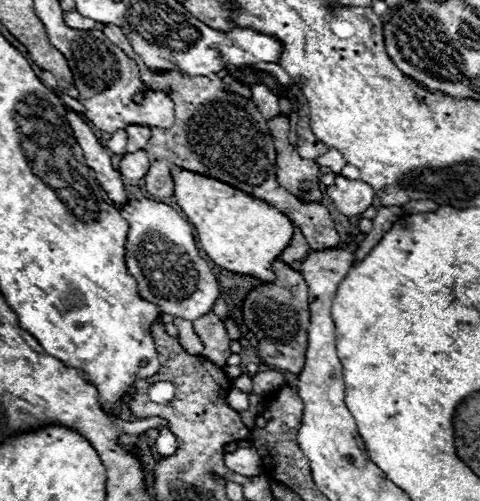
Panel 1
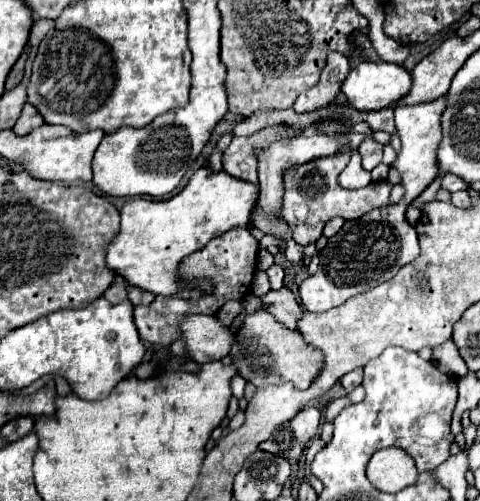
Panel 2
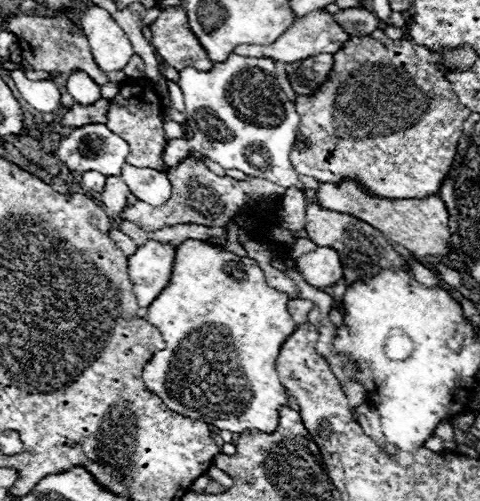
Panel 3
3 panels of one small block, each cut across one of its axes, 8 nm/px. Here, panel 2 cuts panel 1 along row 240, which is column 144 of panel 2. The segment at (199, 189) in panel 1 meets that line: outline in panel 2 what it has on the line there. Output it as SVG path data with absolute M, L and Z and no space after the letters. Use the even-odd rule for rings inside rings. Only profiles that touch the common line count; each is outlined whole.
M200 168L186 188L170 200L154 202L136 198L126 202L122 208L122 230L110 242L106 262L130 284L152 294L172 296L184 286L178 278L180 262L230 228L248 228L258 194L260 186L256 184L238 180L226 172L216 174Z

